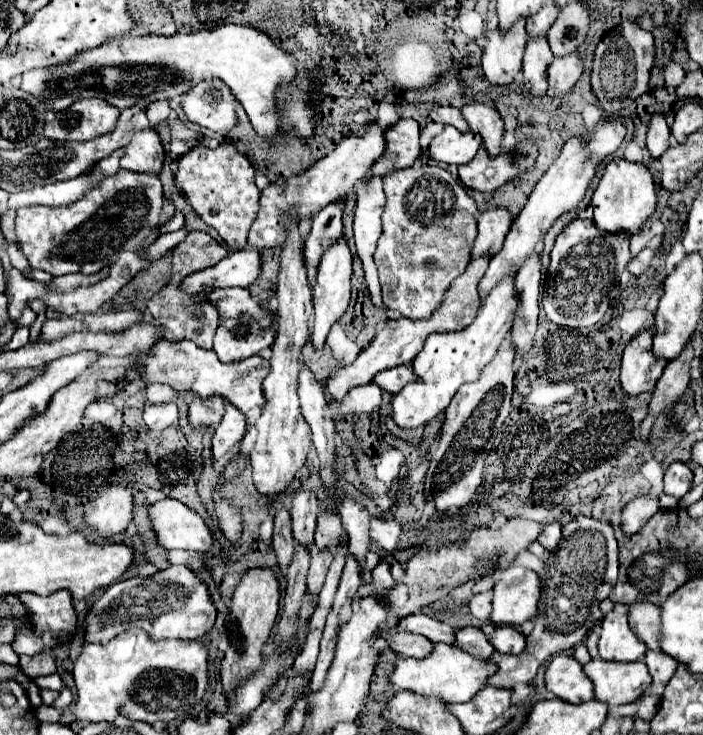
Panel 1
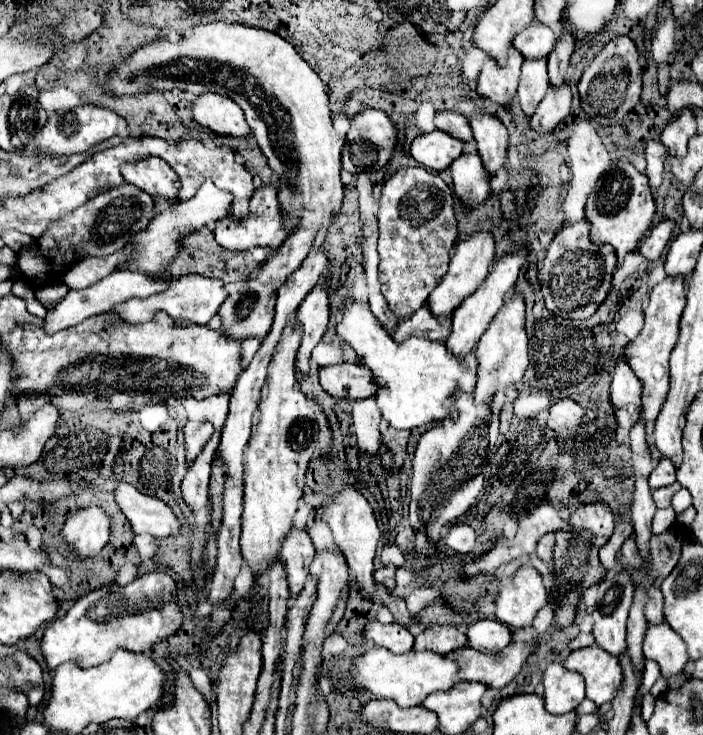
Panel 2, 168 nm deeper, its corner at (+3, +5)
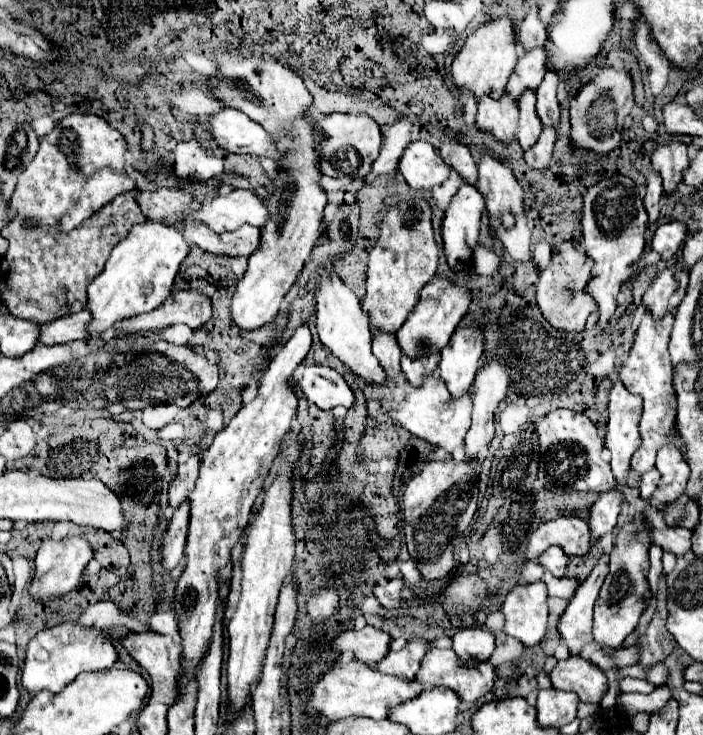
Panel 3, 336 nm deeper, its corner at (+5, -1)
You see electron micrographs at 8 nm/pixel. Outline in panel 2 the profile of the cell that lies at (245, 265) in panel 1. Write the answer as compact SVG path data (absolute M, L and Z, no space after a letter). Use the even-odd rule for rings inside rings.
M116 270L110 276L106 276L104 280L96 282L94 286L88 286L88 288L82 288L82 290L68 290L68 294L56 306L56 310L46 314L46 318L44 318L46 328L48 328L48 332L60 332L64 328L72 328L72 326L84 322L90 316L110 312L116 304L122 304L122 302L126 302L130 298L146 298L146 296L164 292L164 290L168 290L168 286L170 286L168 278L150 278L150 276L140 274L140 272Z

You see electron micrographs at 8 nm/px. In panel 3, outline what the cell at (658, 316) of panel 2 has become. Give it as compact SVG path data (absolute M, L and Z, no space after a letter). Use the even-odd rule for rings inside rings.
M650 314L642 316L640 328L634 338L634 346L628 354L628 360L620 368L620 380L622 384L636 396L642 396L644 400L644 412L640 420L640 434L642 434L642 446L632 456L632 470L638 474L644 474L654 468L654 460L658 450L664 444L672 444L680 450L682 456L686 456L684 440L680 438L676 430L676 392L672 386L672 362L668 354L668 340L672 332L672 314L654 320Z

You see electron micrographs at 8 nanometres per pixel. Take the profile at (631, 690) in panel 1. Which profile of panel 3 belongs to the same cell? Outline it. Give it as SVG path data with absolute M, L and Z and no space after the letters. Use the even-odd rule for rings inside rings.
M582 656L560 660L550 672L550 684L556 690L578 694L582 702L600 702L608 690L604 672Z

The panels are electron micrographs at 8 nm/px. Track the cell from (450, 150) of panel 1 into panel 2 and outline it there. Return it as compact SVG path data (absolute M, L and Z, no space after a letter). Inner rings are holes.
M432 130L412 142L410 156L420 166L440 172L440 170L448 168L462 154L462 148L464 148L462 140L456 140L448 132Z

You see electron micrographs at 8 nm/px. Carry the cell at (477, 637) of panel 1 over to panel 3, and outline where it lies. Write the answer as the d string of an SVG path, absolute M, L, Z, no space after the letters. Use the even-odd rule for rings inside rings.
M426 640L408 642L402 650L388 652L380 662L376 662L376 670L380 670L382 674L404 678L404 680L414 678L426 650L430 650L430 644Z

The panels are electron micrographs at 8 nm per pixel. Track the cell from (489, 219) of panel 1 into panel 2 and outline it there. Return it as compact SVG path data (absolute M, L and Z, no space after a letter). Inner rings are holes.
M478 230L468 240L456 244L456 252L454 252L454 258L450 260L448 274L444 276L444 280L440 280L440 284L432 290L432 294L428 298L428 306L432 308L434 316L444 320L444 316L452 314L452 310L456 310L462 304L462 300L480 286L480 280L484 280L484 276L488 274L488 268L494 260L494 250L496 250L494 236L488 230Z

